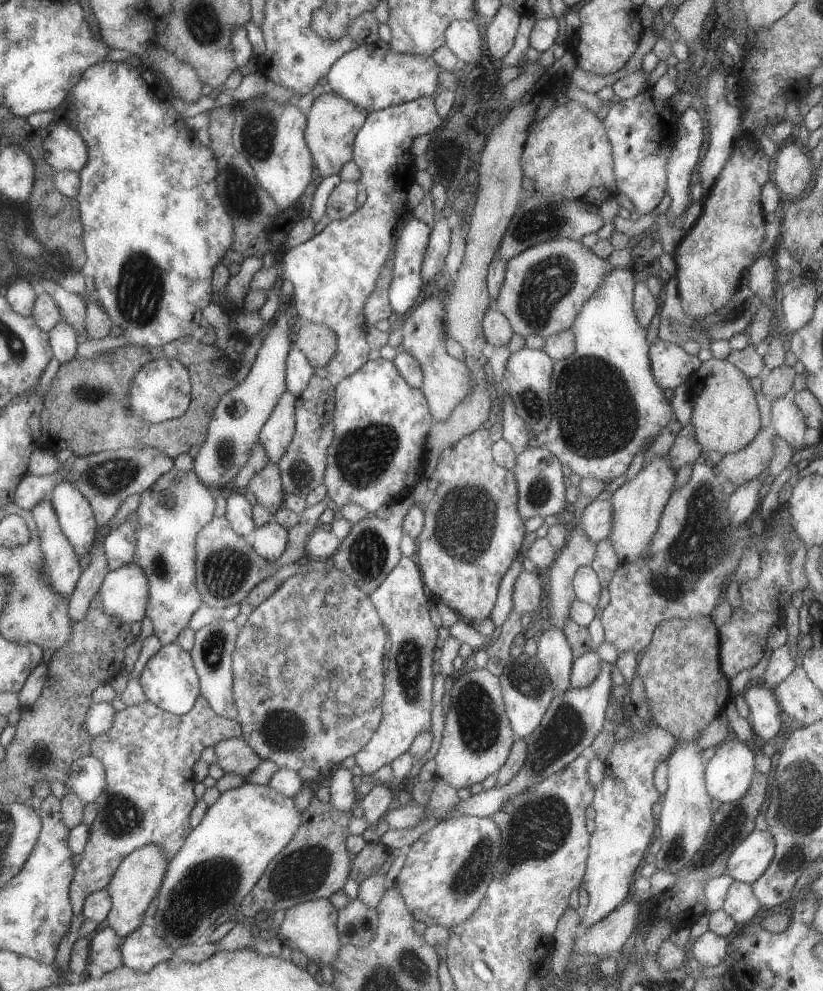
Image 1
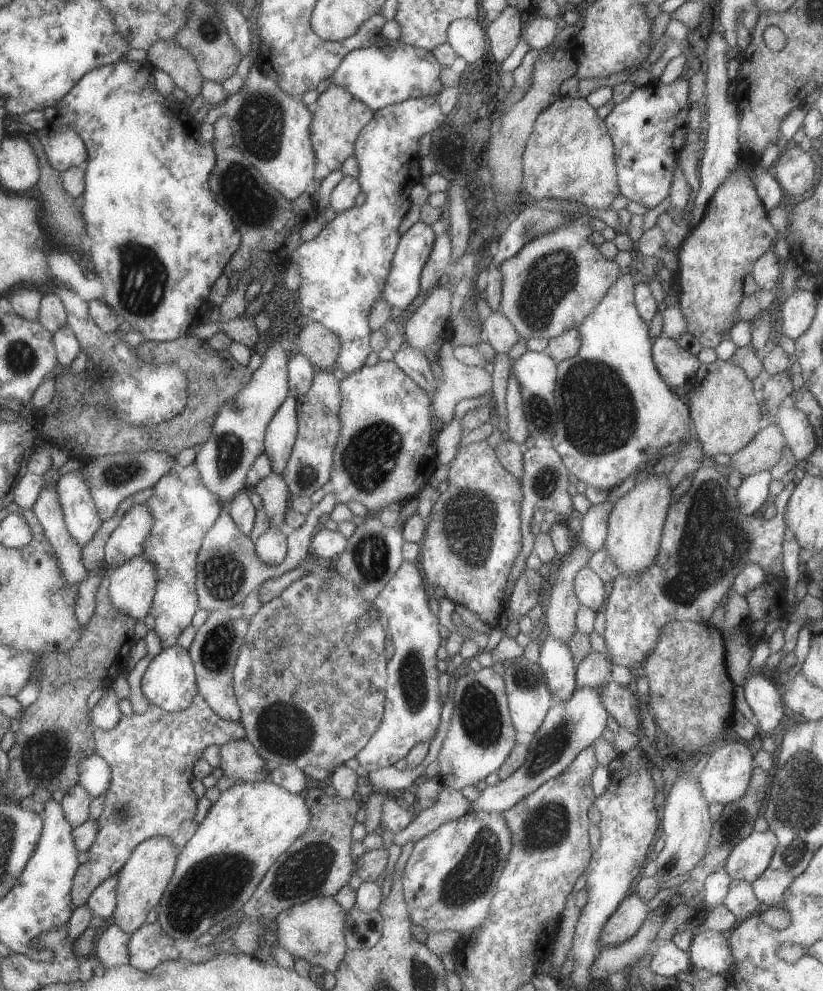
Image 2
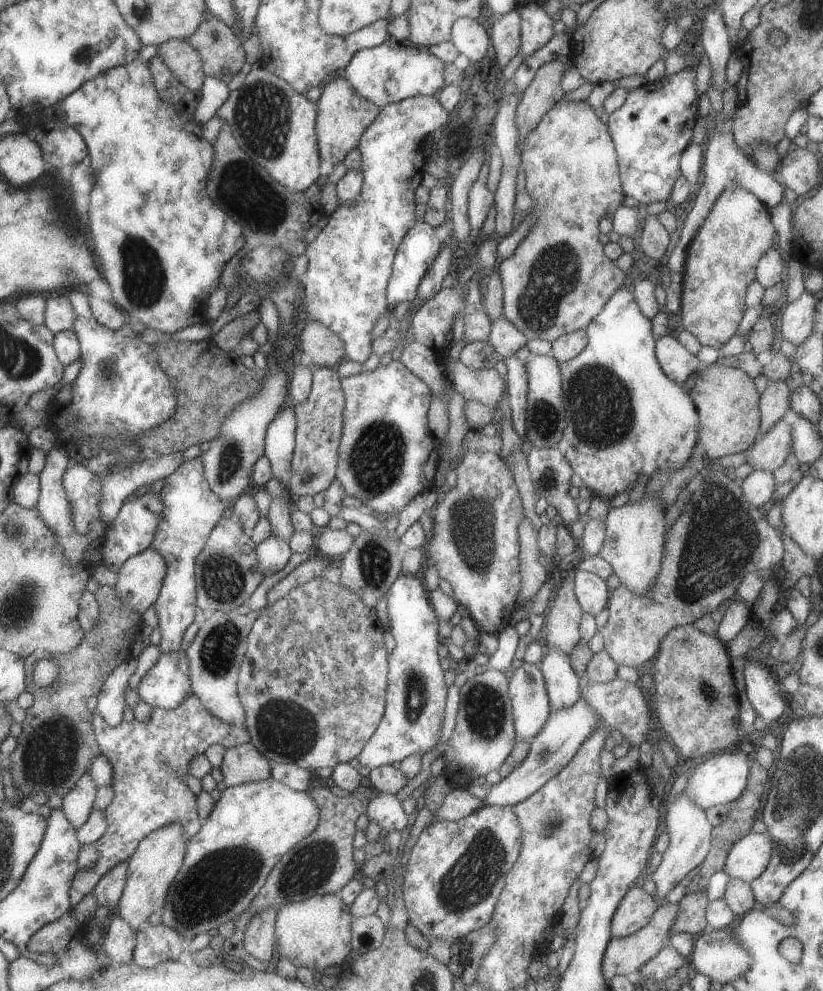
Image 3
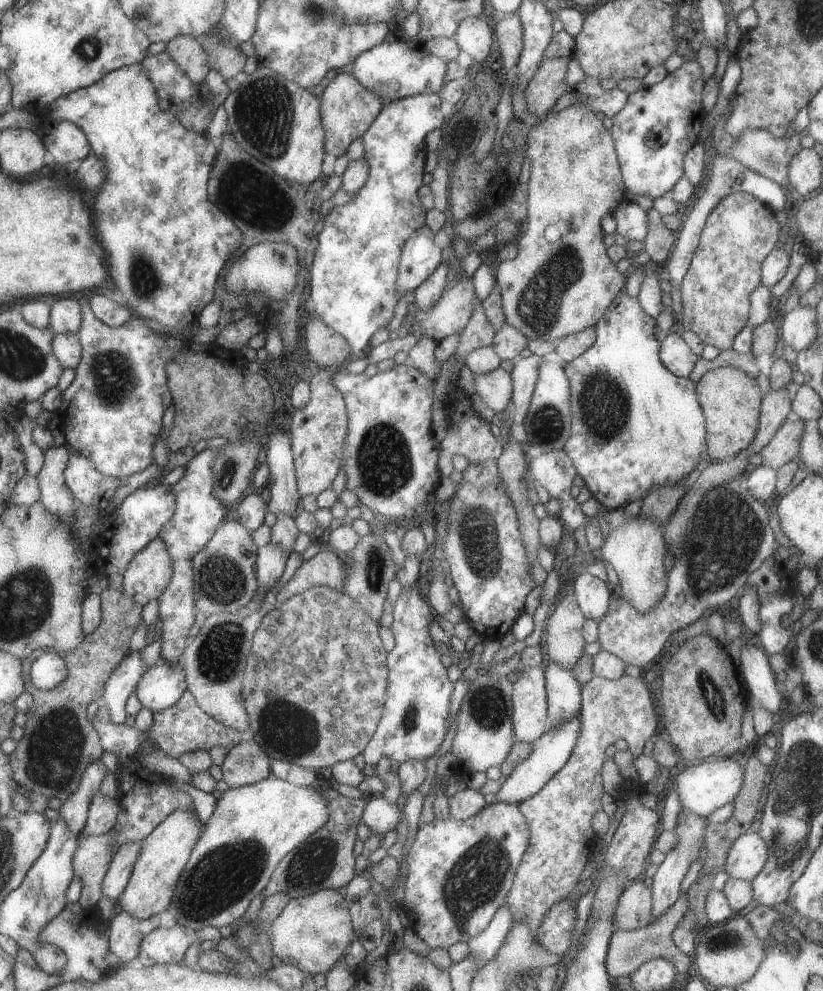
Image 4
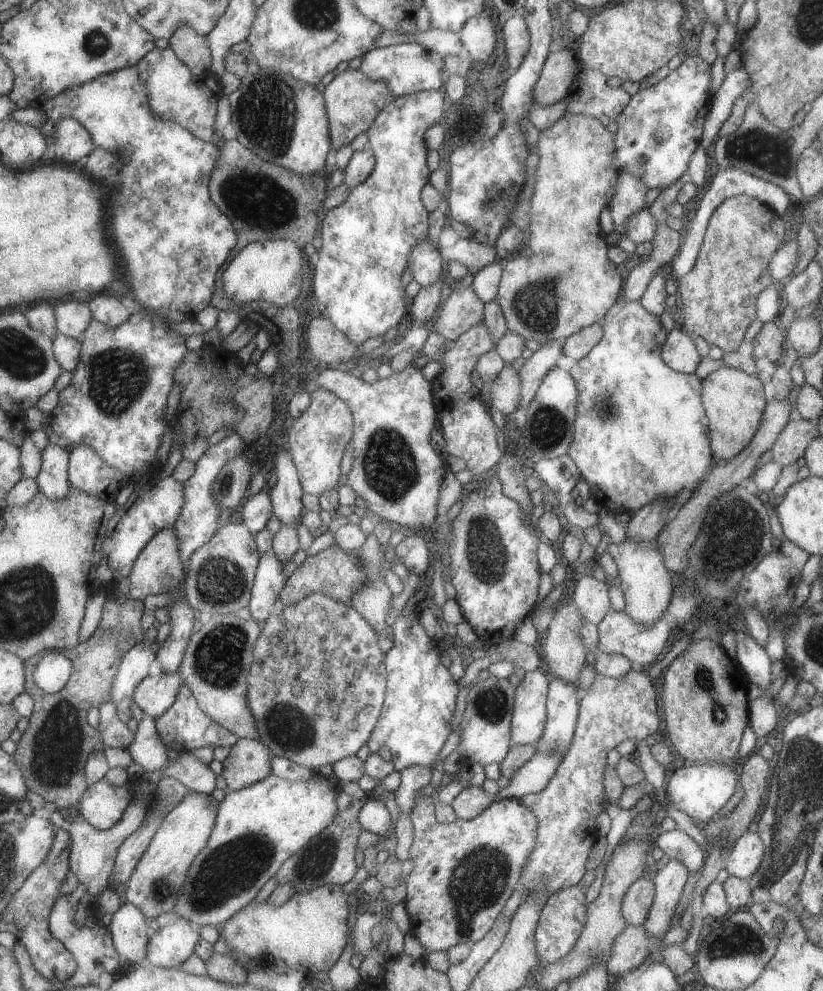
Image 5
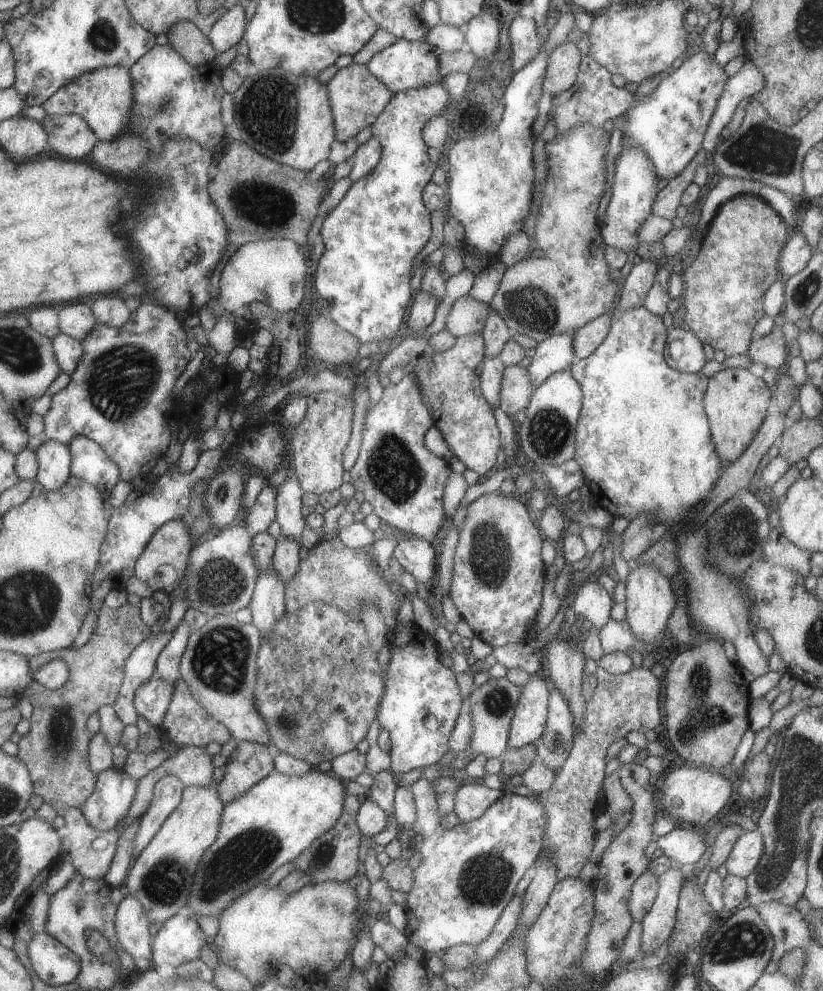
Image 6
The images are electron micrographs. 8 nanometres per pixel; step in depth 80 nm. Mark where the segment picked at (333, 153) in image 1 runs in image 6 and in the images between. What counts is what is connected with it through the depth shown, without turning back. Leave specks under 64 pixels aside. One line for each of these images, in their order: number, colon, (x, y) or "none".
2: (337, 117)
3: (342, 114)
4: (347, 109)
5: (351, 100)
6: (356, 97)

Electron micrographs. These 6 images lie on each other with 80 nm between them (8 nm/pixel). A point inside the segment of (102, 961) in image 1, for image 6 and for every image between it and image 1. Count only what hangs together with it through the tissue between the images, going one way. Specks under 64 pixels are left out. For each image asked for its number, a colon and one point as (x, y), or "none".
2: (112, 948)
3: (119, 939)
4: (124, 937)
5: (127, 927)
6: (130, 923)

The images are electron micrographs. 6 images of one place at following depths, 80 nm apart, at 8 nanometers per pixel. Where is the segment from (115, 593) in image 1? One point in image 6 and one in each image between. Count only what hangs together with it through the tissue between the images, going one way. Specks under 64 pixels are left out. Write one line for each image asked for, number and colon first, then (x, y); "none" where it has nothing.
2: (131, 587)
3: (138, 582)
4: (150, 569)
5: (157, 569)
6: (164, 558)

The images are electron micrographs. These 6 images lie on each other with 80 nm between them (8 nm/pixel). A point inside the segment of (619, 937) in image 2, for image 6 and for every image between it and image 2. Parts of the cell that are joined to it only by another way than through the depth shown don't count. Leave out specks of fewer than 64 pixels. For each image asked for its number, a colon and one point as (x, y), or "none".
3: (636, 906)
4: (633, 909)
5: (635, 904)
6: (643, 891)

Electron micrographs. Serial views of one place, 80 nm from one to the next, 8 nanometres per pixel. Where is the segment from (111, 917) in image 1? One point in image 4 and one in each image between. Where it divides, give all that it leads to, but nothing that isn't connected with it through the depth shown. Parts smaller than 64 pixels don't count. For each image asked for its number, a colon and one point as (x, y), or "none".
2: (142, 880)
3: (155, 861)
4: (163, 853)

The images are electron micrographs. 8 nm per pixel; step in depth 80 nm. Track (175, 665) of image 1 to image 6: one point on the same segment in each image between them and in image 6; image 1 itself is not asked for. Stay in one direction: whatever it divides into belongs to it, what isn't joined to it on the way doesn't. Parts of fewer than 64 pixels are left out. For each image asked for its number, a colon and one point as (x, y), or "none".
2: (169, 682)
3: (166, 684)
4: (158, 688)
5: (153, 695)
6: (151, 698)

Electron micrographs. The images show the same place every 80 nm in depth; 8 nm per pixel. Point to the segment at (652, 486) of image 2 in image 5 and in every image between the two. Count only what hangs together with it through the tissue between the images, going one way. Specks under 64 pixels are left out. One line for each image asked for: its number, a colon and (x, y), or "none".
3: (633, 545)
4: (635, 548)
5: (646, 584)

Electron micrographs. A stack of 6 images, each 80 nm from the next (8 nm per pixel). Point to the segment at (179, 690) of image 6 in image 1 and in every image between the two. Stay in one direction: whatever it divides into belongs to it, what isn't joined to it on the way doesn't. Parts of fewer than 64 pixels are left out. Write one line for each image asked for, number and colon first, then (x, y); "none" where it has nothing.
1: (147, 754)
2: (151, 755)
3: (148, 759)
4: (183, 727)
5: (182, 727)

